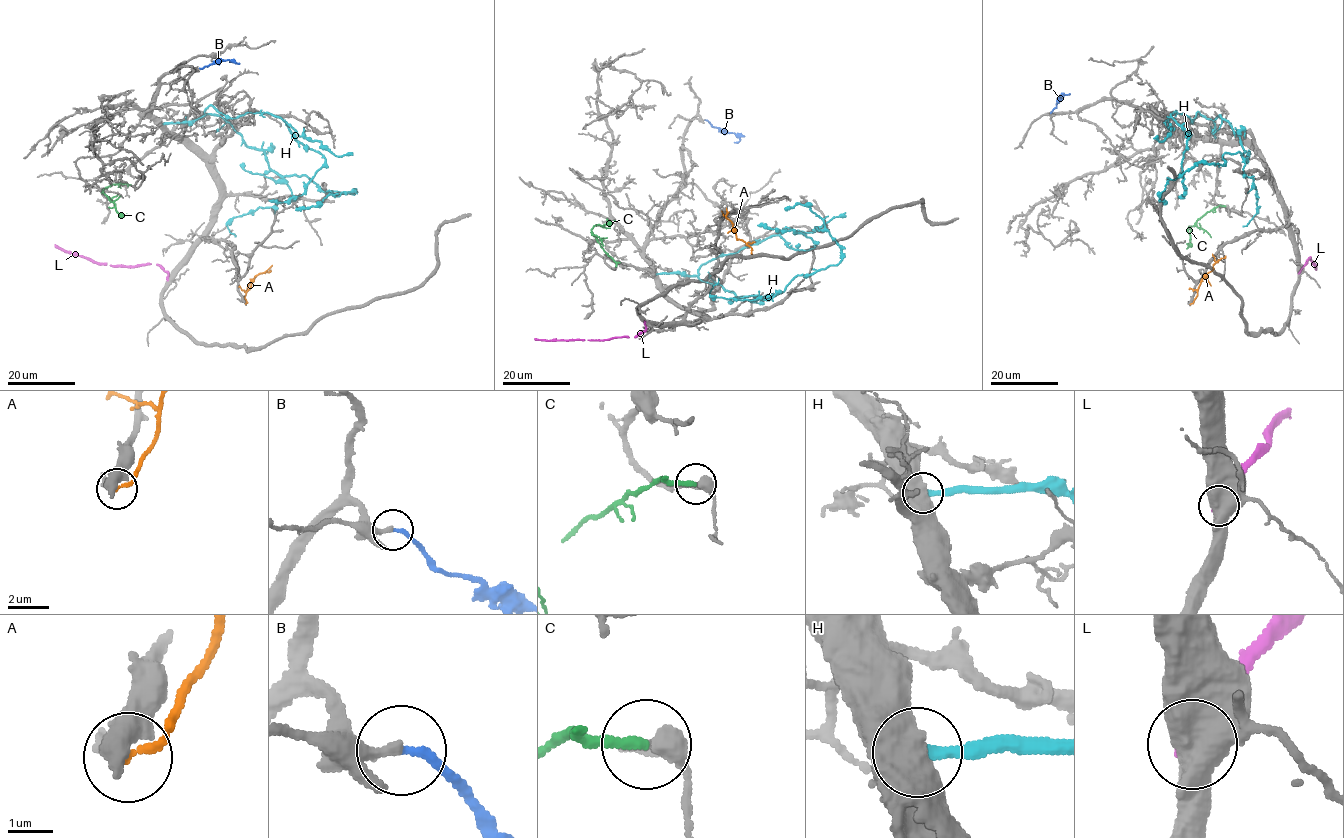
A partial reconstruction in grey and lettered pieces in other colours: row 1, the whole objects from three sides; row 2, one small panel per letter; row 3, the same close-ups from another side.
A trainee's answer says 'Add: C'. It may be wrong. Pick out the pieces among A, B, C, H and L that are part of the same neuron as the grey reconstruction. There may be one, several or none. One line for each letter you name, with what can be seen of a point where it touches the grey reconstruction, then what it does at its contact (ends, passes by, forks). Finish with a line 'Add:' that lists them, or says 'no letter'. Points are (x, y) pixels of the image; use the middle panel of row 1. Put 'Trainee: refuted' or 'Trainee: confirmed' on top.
Trainee: confirmed
C: contact (615, 267); it ends
Add: C

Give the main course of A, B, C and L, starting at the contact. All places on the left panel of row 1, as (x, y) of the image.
A: (245, 304), (246, 291), (251, 280), (271, 270)
B: (199, 68), (222, 61), (229, 61)
C: (127, 186), (114, 183), (102, 192), (119, 214), (127, 214)
L: (167, 280), (168, 273), (157, 263), (100, 265), (66, 253), (55, 244)

